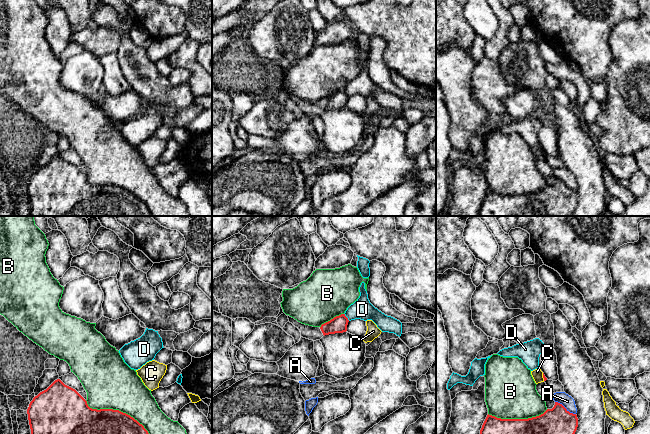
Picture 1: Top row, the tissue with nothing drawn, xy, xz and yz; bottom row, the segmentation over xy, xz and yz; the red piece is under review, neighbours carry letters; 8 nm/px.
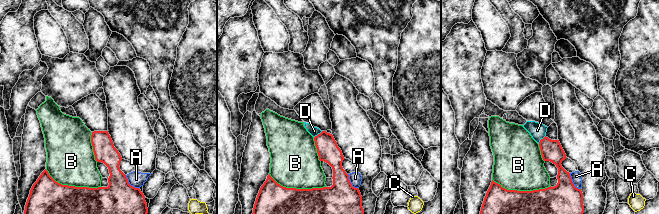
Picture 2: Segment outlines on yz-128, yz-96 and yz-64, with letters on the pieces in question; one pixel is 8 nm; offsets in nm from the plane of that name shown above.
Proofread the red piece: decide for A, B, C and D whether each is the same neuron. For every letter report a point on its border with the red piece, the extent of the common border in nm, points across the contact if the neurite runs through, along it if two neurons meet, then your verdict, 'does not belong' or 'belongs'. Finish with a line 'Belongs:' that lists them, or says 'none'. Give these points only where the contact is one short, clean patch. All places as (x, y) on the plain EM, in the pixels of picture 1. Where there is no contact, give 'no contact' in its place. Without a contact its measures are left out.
A: yz (564, 183) | 200 nm | does not belong
B: xy (120, 187) | 650 nm | does not belong
C: yz (543, 153) | 70 nm | along yz (542, 149), (544, 156) | does not belong
D: xz (346, 93) | 80 nm | along xz (344, 89), (349, 96) | does not belong
Belongs: none

